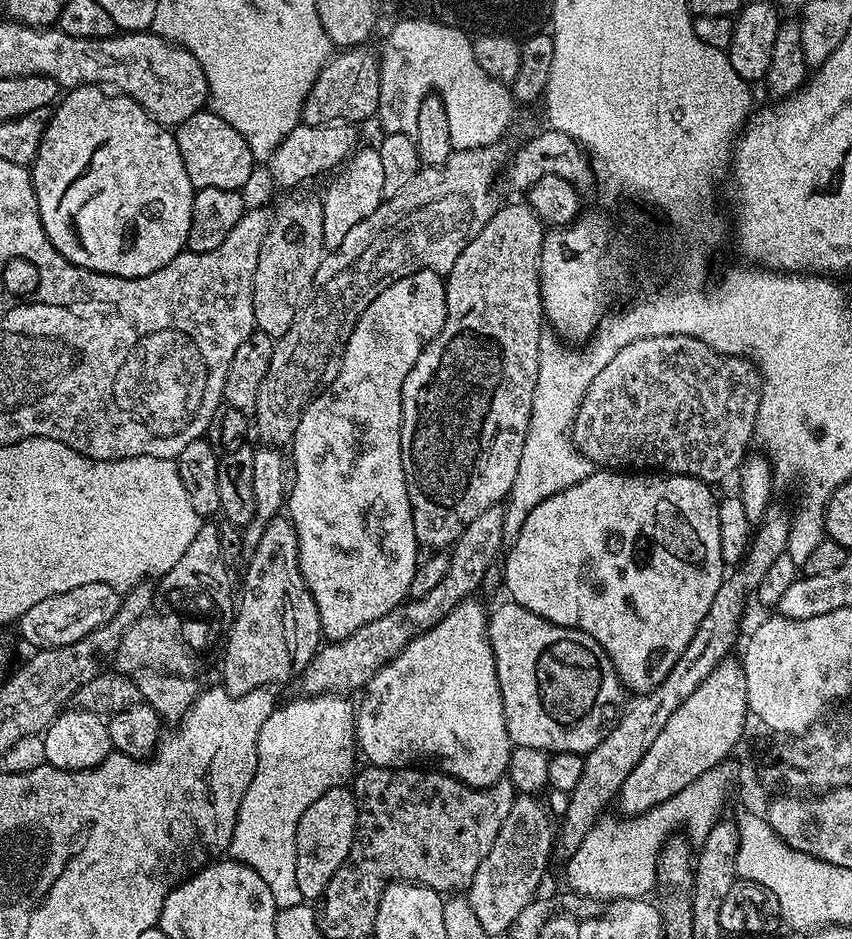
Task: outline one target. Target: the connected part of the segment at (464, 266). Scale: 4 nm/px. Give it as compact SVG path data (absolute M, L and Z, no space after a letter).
M520 202L520 204L508 204L508 205L506 205L506 206L505 206L505 208L504 208L504 205L503 205L503 206L500 206L500 207L497 207L497 209L496 209L496 212L495 212L495 213L494 213L494 215L492 215L492 217L491 217L491 218L490 218L490 222L486 222L486 226L482 226L482 230L481 230L481 231L480 231L480 232L479 232L479 233L478 233L478 235L476 235L476 236L475 236L475 238L473 238L473 240L472 240L472 241L471 241L471 242L470 242L470 243L469 243L469 244L468 244L468 245L467 245L467 246L466 246L466 250L462 250L462 254L458 254L458 262L454 262L454 266L453 266L453 267L452 267L452 268L451 268L451 269L450 269L450 271L448 271L448 272L447 272L447 273L446 273L446 279L445 279L445 281L444 281L444 289L445 289L445 290L446 290L446 306L447 306L447 307L448 307L448 313L447 313L447 314L446 314L446 322L445 322L445 323L444 323L444 325L443 325L443 326L442 326L442 330L441 330L441 331L440 331L440 333L438 333L438 335L437 335L437 336L435 336L435 338L434 338L434 339L432 339L432 341L430 341L430 343L428 343L428 345L426 345L426 346L425 346L425 347L424 347L424 349L423 349L423 350L422 350L422 354L418 354L418 362L414 362L414 370L410 370L410 374L406 374L406 382L405 382L405 383L404 383L404 385L403 385L403 386L402 386L402 422L401 422L401 423L400 423L400 445L401 445L401 446L402 446L402 470L403 470L403 471L404 471L404 481L405 481L405 482L406 482L406 490L407 490L407 491L408 491L408 497L409 497L409 498L410 498L410 506L411 506L411 507L412 507L412 521L413 521L413 522L414 522L414 534L415 534L415 535L416 535L416 543L417 543L417 545L420 545L420 546L423 546L423 547L424 547L424 544L425 544L425 546L426 546L426 547L428 547L428 550L448 550L448 549L451 549L451 547L452 547L452 545L453 545L453 544L455 544L455 542L456 542L456 539L457 539L457 538L458 538L458 537L460 537L460 535L461 535L461 534L462 534L462 530L466 530L466 526L470 526L470 522L474 522L474 518L478 518L478 514L482 514L482 510L486 510L486 509L487 509L487 508L491 508L491 507L493 507L493 506L496 506L496 505L499 505L499 504L500 504L500 503L501 503L501 501L503 501L503 500L504 500L504 499L505 499L505 497L507 497L507 494L508 494L508 492L509 492L509 491L510 491L510 490L511 490L511 488L512 488L512 483L513 483L513 482L514 482L514 478L515 478L515 477L516 477L516 471L517 471L517 470L518 470L518 462L519 462L519 461L520 461L520 458L521 458L521 456L522 456L522 446L523 446L523 445L524 445L524 435L525 435L525 434L526 434L526 430L527 430L527 429L528 429L528 422L529 422L529 420L530 420L530 414L531 414L531 413L532 413L532 403L533 403L533 402L534 402L534 386L535 386L535 385L536 385L536 383L537 383L537 382L538 382L538 362L539 362L539 361L540 361L540 337L541 337L541 335L542 335L542 329L540 329L540 320L541 320L541 324L542 324L542 317L543 317L543 316L544 316L544 299L542 299L542 297L540 297L540 251L541 251L541 250L542 250L542 242L543 242L543 241L544 241L544 234L545 234L545 231L546 231L546 225L545 225L545 224L544 224L544 223L543 223L543 222L542 222L542 221L541 221L541 220L540 220L540 219L539 219L539 218L538 218L538 214L534 214L534 210L533 210L533 209L532 209L532 208L531 208L531 206L529 206L529 205L528 205L528 204L527 204L527 202Z

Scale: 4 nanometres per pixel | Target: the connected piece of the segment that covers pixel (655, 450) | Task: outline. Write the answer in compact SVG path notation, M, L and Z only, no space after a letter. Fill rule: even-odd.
M670 334L669 336L655 336L654 338L642 338L622 346L602 370L598 370L598 378L590 382L582 402L578 406L578 414L572 423L572 442L577 452L585 456L593 465L604 470L659 470L664 474L674 476L692 476L695 480L713 482L712 480L724 480L728 475L735 473L749 455L750 445L754 440L756 430L756 415L760 405L760 372L751 360L743 356L727 356L714 351L706 342L702 342L693 336L682 334Z

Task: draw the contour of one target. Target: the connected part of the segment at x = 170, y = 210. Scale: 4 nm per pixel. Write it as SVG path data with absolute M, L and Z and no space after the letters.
M96 86L71 89L49 115L48 125L42 134L42 142L38 146L36 159L30 165L30 171L38 202L38 215L48 240L54 246L54 250L58 250L58 254L62 254L62 258L66 258L74 266L85 268L87 272L101 272L107 276L138 278L146 274L154 274L154 270L162 270L166 262L174 259L179 252L185 251L190 234L190 214L194 195L190 174L186 174L186 166L182 162L182 154L178 150L175 135L165 125L150 118L150 114L146 114L146 110L142 110L142 106L138 106L138 102L134 102L128 96L109 94Z

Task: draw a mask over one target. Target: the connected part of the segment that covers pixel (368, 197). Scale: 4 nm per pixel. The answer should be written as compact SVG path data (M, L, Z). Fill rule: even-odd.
M375 147L362 148L339 171L340 177L322 195L322 238L325 249L342 246L342 238L346 238L346 234L350 234L350 230L354 230L354 226L358 226L362 218L370 218L370 214L374 214L374 210L378 210L378 206L386 198L379 151Z

